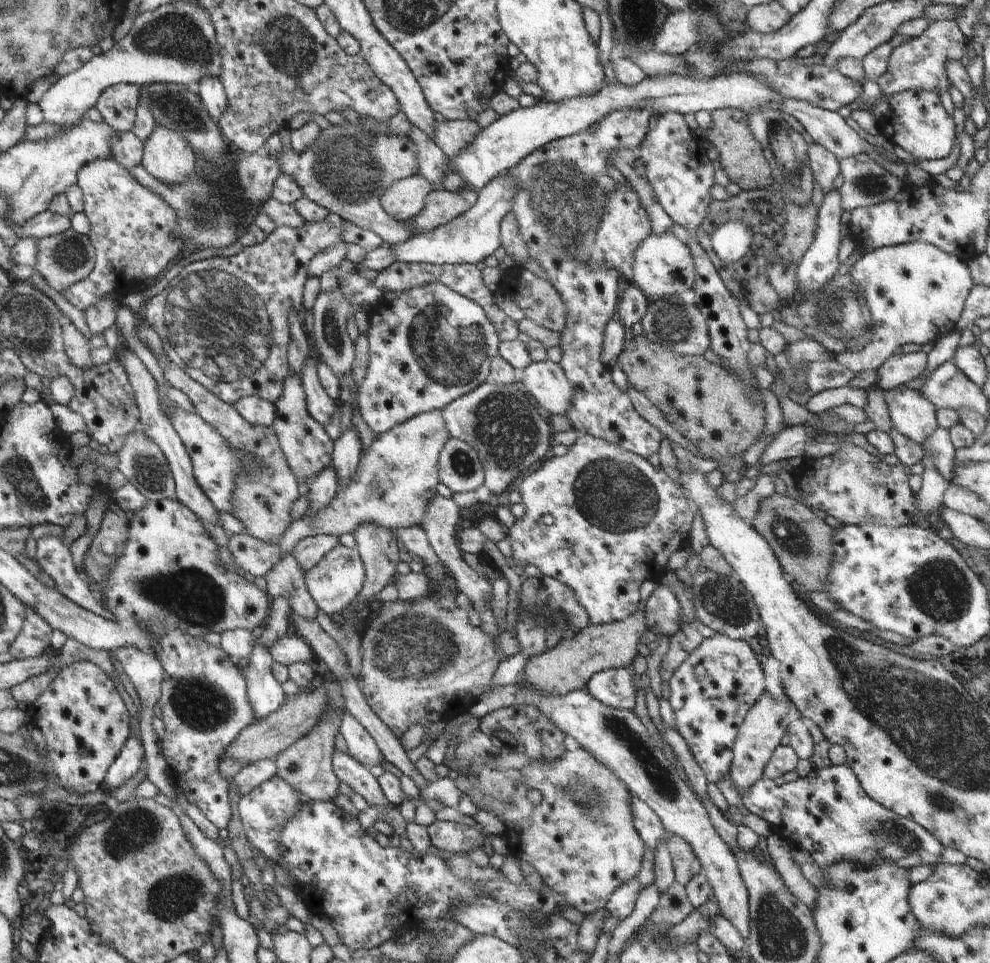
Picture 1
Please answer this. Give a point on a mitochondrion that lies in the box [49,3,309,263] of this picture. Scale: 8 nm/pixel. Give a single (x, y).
(175, 36)

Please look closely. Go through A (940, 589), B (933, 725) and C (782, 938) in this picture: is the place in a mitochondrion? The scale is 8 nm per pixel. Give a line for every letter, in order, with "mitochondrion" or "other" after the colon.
A: mitochondrion
B: mitochondrion
C: mitochondrion

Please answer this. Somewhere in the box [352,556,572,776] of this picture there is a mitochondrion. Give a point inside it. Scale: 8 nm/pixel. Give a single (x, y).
(412, 643)

